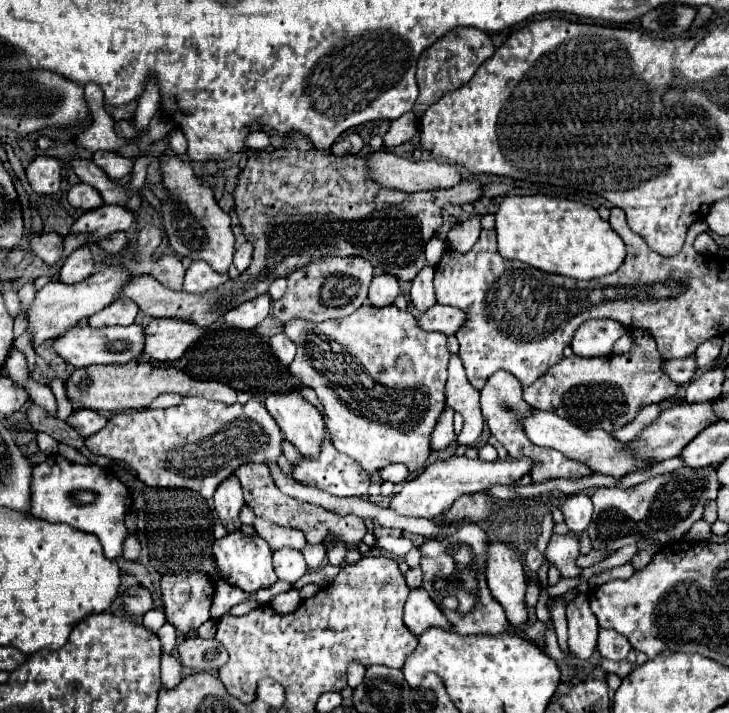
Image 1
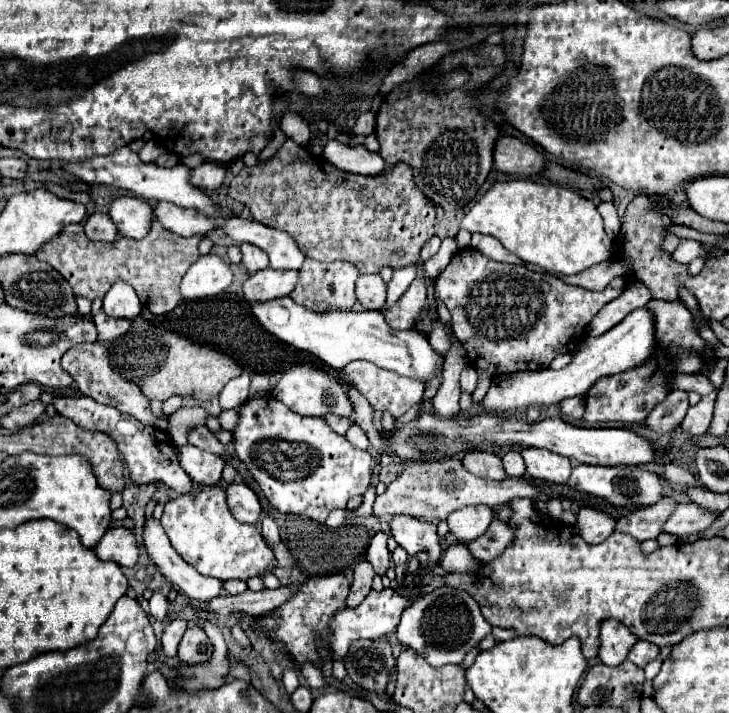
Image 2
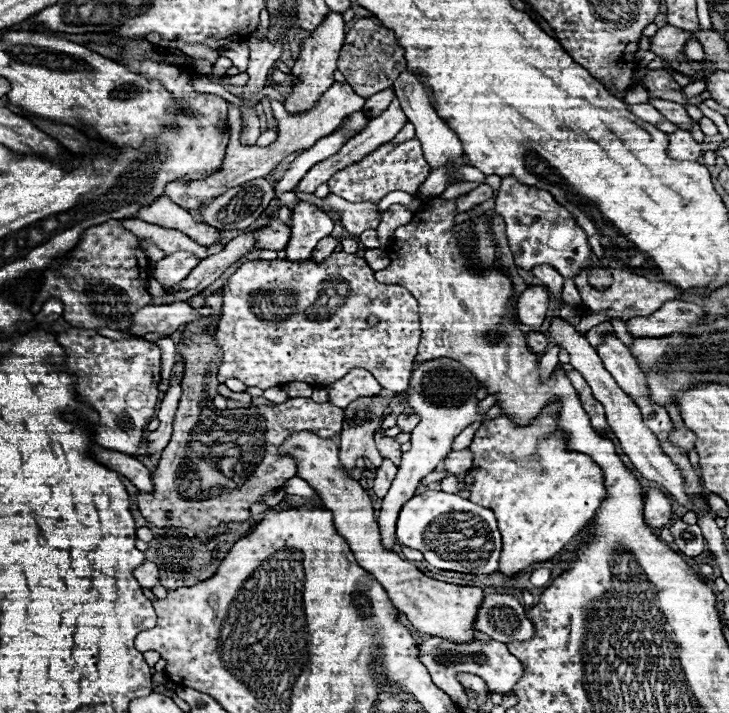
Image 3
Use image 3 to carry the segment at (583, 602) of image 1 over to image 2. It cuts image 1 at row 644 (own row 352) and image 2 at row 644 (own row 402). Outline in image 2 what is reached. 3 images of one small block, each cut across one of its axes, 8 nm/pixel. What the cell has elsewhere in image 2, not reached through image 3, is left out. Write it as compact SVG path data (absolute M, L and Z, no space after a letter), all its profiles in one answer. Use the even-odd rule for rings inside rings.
M604 620L600 628L600 660L606 666L618 666L626 660L630 648L638 642L638 638L618 620Z

